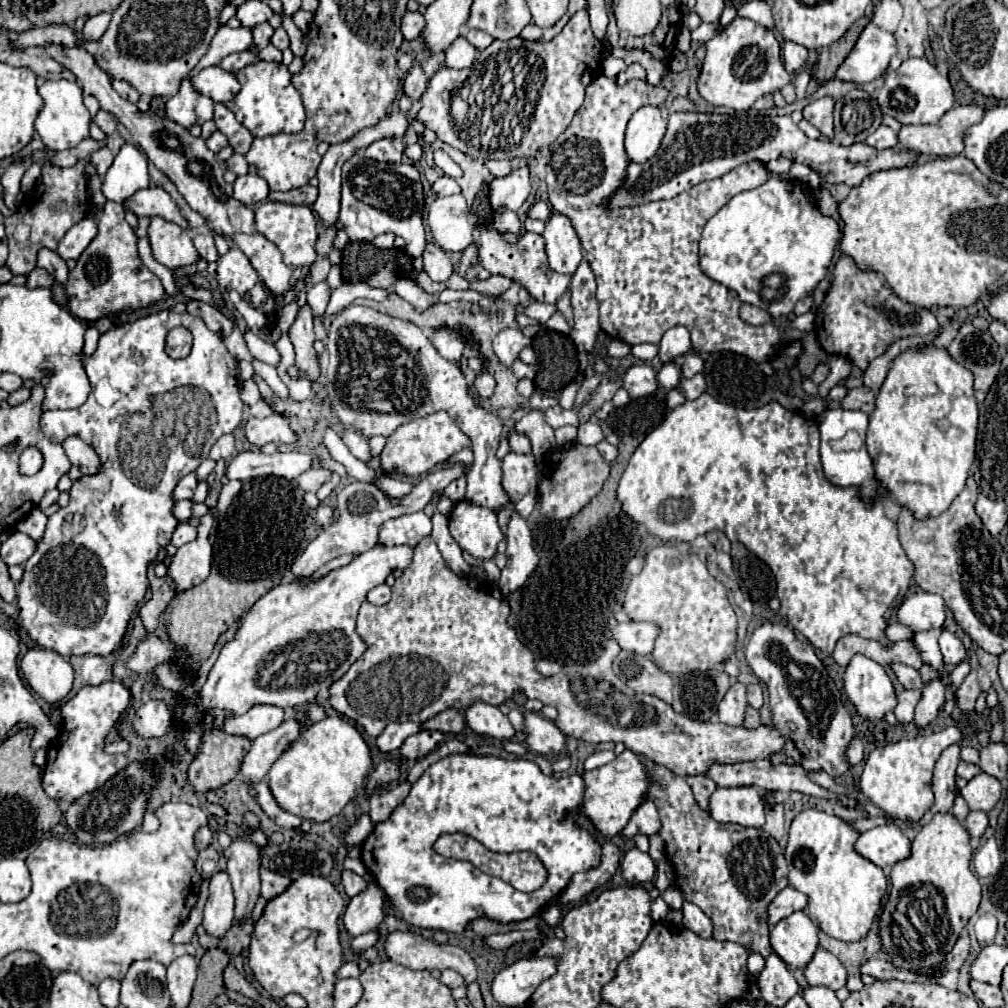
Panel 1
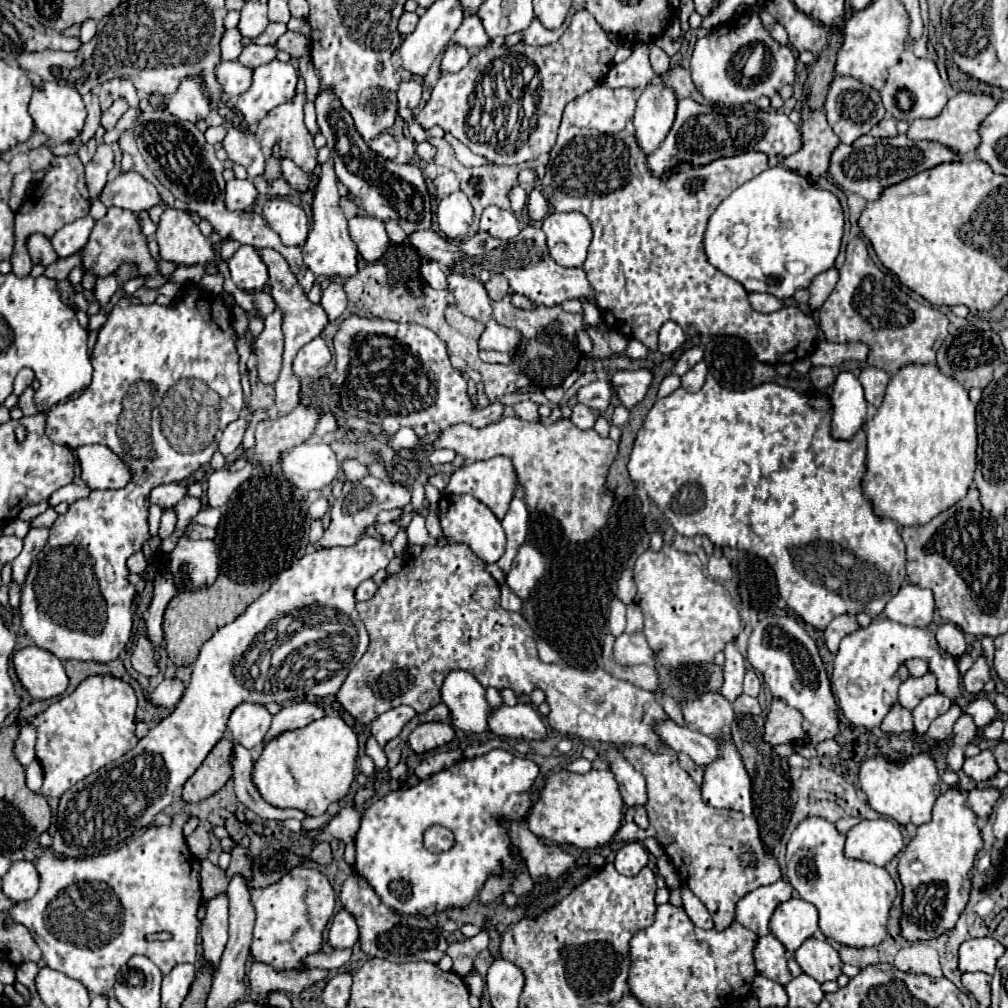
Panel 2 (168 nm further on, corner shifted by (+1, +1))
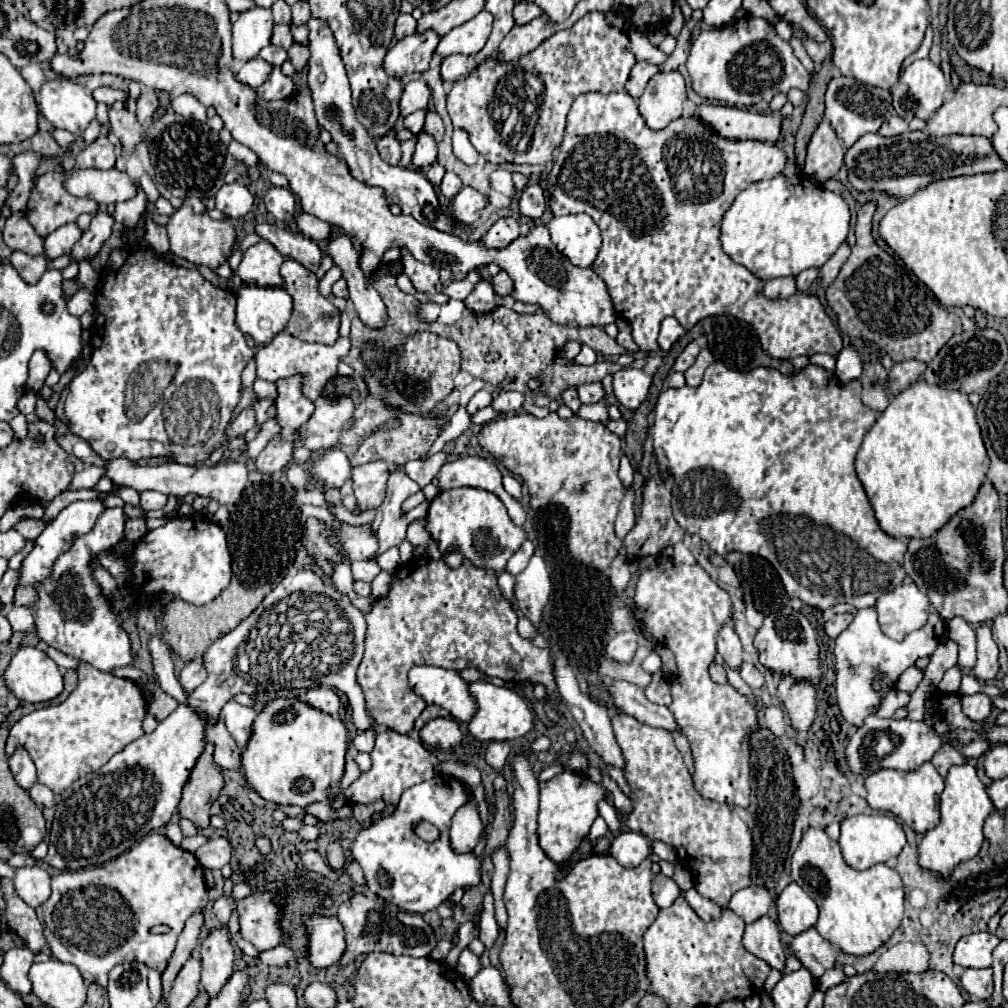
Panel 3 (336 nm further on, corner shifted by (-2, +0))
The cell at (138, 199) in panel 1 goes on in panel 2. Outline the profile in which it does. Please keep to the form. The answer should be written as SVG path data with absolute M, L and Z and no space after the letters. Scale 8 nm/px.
M136 171L120 173L112 181L108 181L100 193L100 201L106 207L116 205L122 209L130 209L134 213L152 209L154 205L162 203L156 187Z

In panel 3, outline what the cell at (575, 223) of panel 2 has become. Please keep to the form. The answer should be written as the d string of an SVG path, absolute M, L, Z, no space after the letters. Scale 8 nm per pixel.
M567 214L555 216L547 224L551 232L551 240L557 250L569 258L571 264L587 268L593 264L599 246L601 234L599 226L587 214Z

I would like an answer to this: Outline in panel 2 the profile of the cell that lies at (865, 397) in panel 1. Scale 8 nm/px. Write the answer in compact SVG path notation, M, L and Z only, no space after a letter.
M866 367L860 373L860 383L864 387L866 401L872 403L874 407L880 407L880 403L884 399L884 391L886 391L888 381L890 381L890 373L888 371L876 369L876 367Z

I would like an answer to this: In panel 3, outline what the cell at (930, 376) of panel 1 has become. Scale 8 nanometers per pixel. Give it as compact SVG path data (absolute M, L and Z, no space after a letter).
M919 378L913 386L905 388L903 392L899 392L897 396L891 398L887 410L877 418L877 422L873 424L873 428L865 434L865 440L857 452L857 458L855 458L855 468L857 468L857 476L867 492L867 498L875 510L875 518L879 522L879 526L889 534L889 536L895 536L895 538L927 538L931 534L935 534L955 512L959 512L961 508L969 506L989 470L989 458L987 458L987 450L985 450L985 444L983 444L983 438L981 438L981 430L977 426L977 418L975 418L975 408L971 406L971 402L967 400L967 394L963 392L957 392L957 390L947 390L947 388L941 388L937 384L927 384L923 378Z

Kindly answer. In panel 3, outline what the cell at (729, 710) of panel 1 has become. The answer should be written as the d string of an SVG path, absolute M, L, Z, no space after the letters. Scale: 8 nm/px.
M725 624L717 638L717 652L723 656L725 664L733 670L739 670L739 664L743 664L743 646L739 642L739 636L733 630L733 624Z

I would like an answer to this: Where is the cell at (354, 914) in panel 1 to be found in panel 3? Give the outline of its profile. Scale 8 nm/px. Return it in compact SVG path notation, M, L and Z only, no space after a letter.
M313 914L305 920L309 930L309 960L317 968L329 968L339 962L347 942L343 936L343 924L335 916Z

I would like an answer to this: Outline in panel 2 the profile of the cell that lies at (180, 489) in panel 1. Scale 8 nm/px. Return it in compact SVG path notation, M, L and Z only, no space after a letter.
M178 483L158 485L150 491L148 499L152 505L158 505L162 509L172 509L182 497L186 497L186 487L180 487Z

